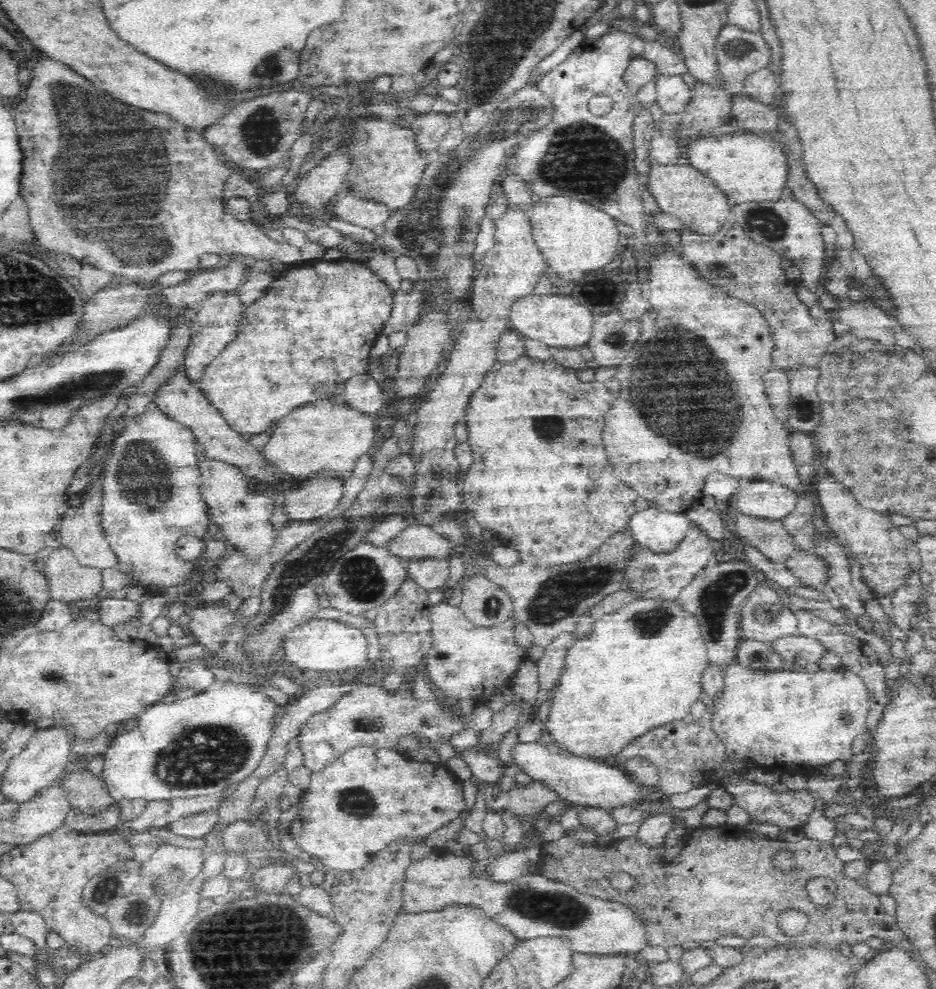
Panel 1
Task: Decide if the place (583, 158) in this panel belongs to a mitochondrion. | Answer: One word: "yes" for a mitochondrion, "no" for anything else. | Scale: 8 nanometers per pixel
yes

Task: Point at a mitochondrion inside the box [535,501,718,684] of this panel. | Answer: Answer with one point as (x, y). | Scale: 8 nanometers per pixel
(652, 621)

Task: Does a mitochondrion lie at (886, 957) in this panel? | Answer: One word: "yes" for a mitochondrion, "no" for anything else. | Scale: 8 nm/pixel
no

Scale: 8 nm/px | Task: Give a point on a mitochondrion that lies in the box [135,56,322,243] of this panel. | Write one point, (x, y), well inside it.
(260, 130)

